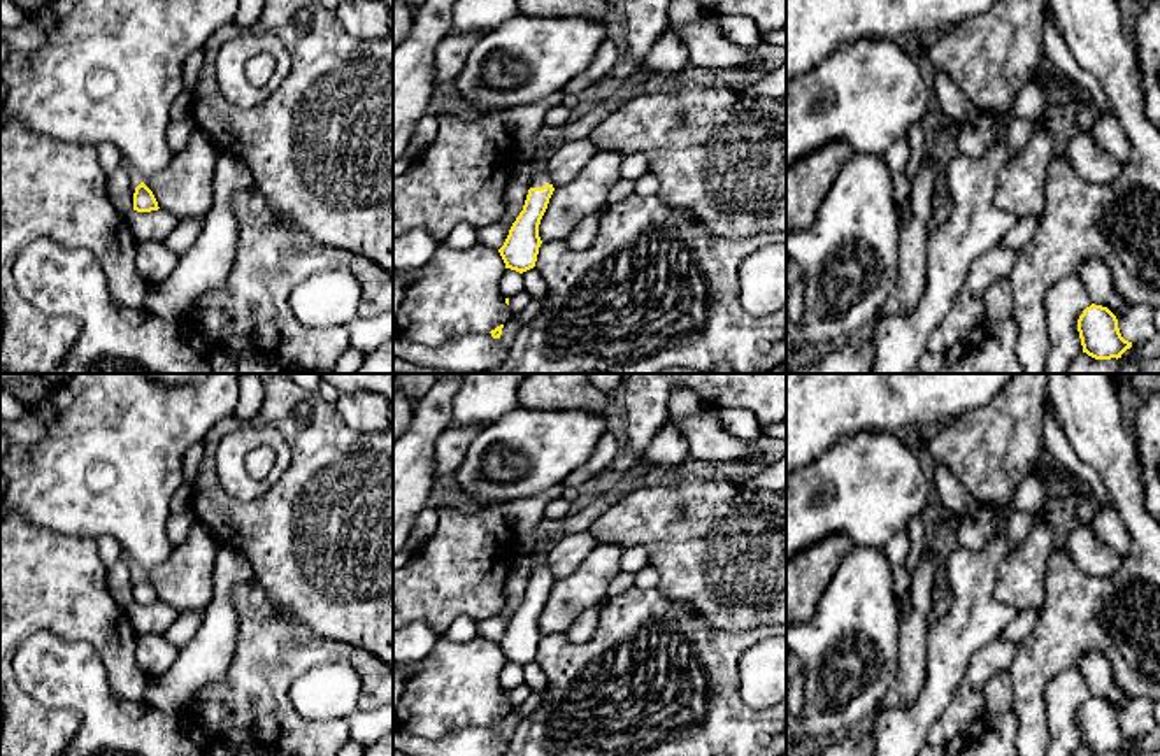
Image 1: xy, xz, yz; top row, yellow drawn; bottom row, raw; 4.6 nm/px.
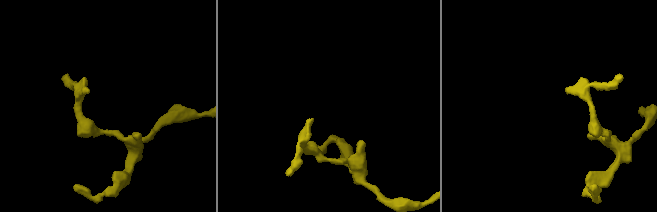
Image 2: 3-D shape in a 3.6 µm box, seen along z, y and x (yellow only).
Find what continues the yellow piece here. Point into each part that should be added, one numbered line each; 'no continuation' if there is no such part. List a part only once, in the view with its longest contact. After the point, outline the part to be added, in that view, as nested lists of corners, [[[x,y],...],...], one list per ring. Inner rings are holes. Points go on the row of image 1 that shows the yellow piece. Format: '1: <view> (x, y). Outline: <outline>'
1: xz (541, 178). Outline: [[[544,167],[542,170],[532,174],[530,188],[542,188],[546,184],[551,184],[551,179],[549,179],[548,170]]]

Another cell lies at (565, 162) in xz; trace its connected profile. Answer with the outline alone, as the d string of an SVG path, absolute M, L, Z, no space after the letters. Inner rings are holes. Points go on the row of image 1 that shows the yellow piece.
M590 137L565 140L546 161L553 188L572 182L597 153L598 147Z

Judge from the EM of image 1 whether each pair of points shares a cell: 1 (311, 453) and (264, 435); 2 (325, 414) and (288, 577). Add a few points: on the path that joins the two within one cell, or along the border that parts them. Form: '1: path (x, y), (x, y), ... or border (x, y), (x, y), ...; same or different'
1: border (255, 425), (288, 442), (290, 463), (274, 484); different
2: path (327, 455), (330, 500), (323, 537); same

